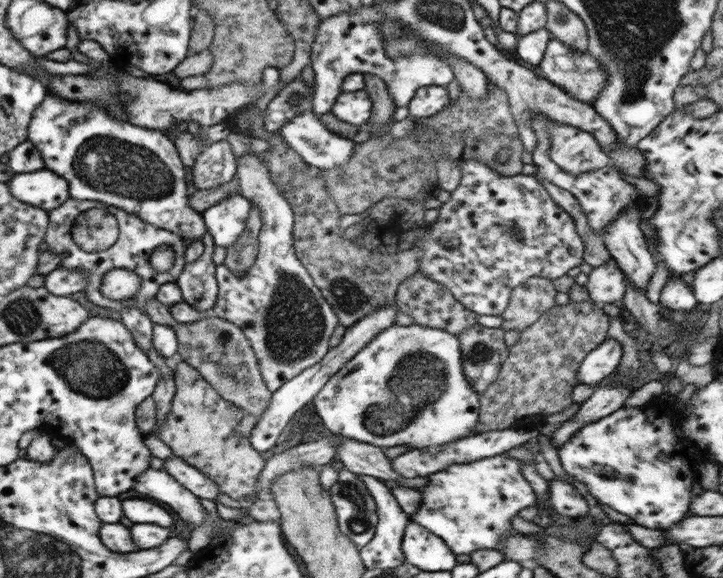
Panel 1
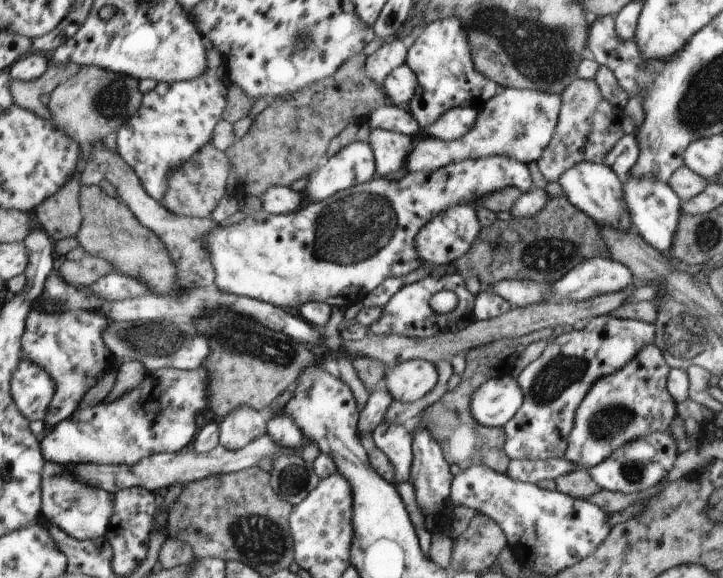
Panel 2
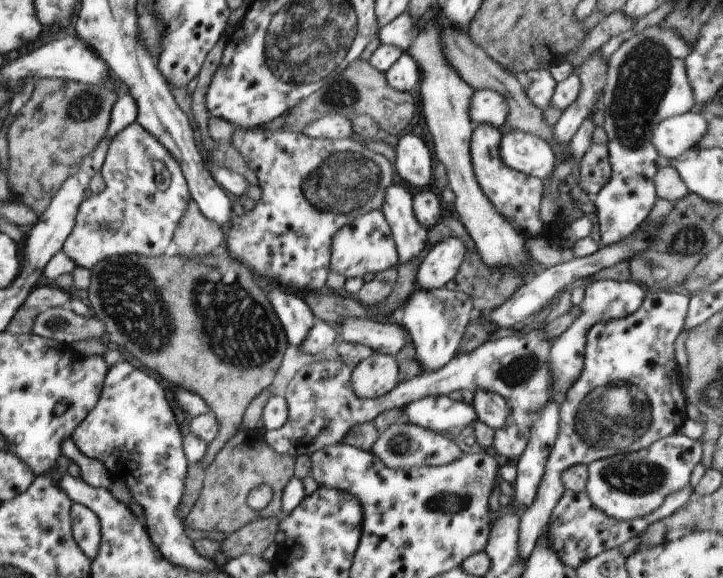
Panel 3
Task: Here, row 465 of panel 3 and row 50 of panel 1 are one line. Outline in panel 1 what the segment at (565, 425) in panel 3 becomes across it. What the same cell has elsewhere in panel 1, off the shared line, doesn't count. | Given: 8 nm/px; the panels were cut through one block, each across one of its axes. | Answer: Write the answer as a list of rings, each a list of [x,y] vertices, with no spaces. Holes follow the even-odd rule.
[[[553,38],[548,42],[544,57],[536,68],[548,81],[560,86],[568,96],[588,105],[596,103],[596,98],[600,96],[602,88],[606,86],[606,78],[608,78],[602,63],[596,57],[591,56],[590,52],[577,52],[570,46],[565,46],[560,40]]]

